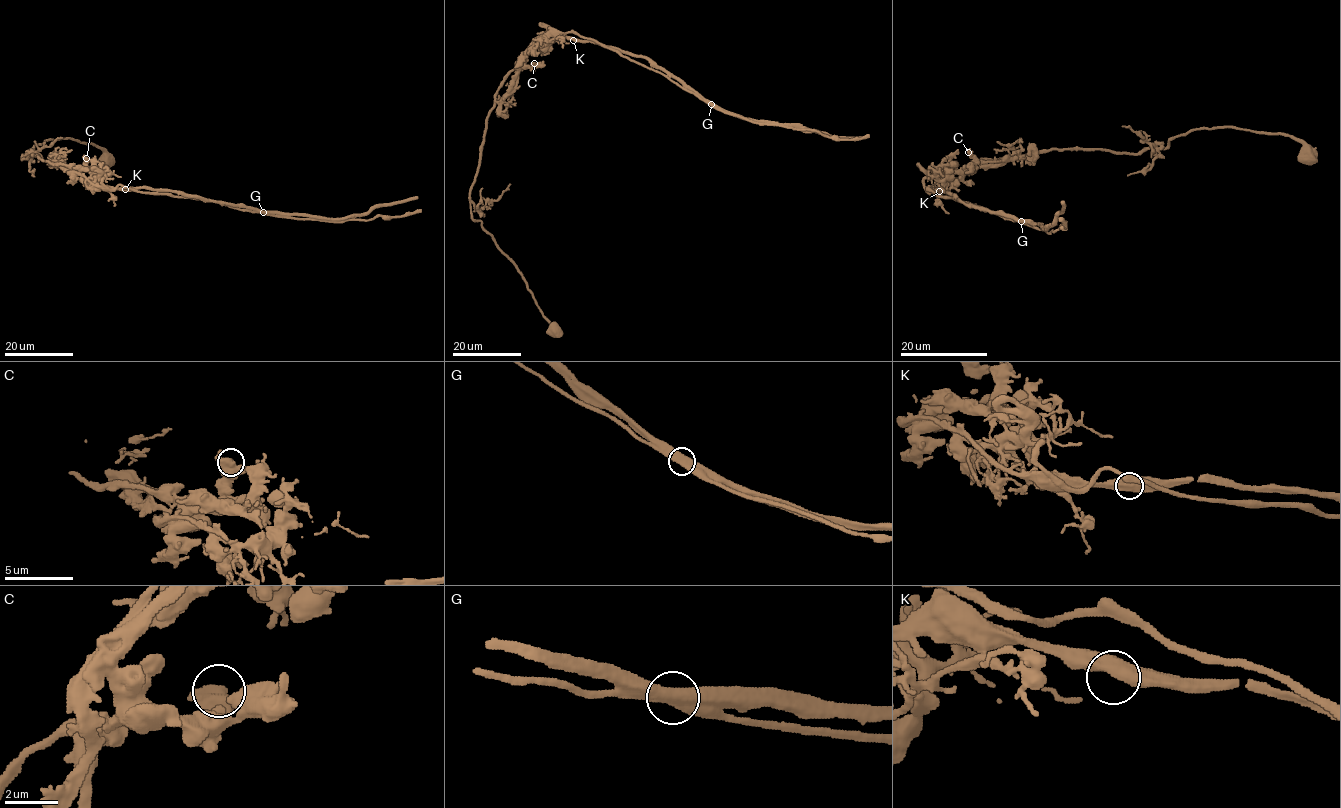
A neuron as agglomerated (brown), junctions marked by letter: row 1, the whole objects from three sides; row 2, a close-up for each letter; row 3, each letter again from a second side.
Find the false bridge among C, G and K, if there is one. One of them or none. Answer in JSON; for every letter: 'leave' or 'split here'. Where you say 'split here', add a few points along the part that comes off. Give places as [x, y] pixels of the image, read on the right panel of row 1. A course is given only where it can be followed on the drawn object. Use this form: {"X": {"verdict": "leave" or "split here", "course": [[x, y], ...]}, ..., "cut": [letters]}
{"C": {"verdict": "leave"}, "G": {"verdict": "split here", "course": [[1021, 221], [933, 189], [940, 176], [959, 170], [994, 166], [1030, 149], [1029, 156]]}, "K": {"verdict": "leave"}, "cut": ["G"]}

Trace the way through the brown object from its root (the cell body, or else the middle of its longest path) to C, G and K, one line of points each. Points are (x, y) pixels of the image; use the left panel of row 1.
C: (107, 160), (95, 144), (70, 138), (47, 139), (22, 157), (37, 156), (48, 163), (80, 168), (86, 158)
G: (107, 160), (95, 144), (70, 138), (47, 139), (22, 157), (64, 164), (104, 189), (168, 190), (263, 212)
K: (107, 160), (95, 144), (70, 138), (47, 139), (22, 157), (64, 164), (104, 189), (125, 189)

